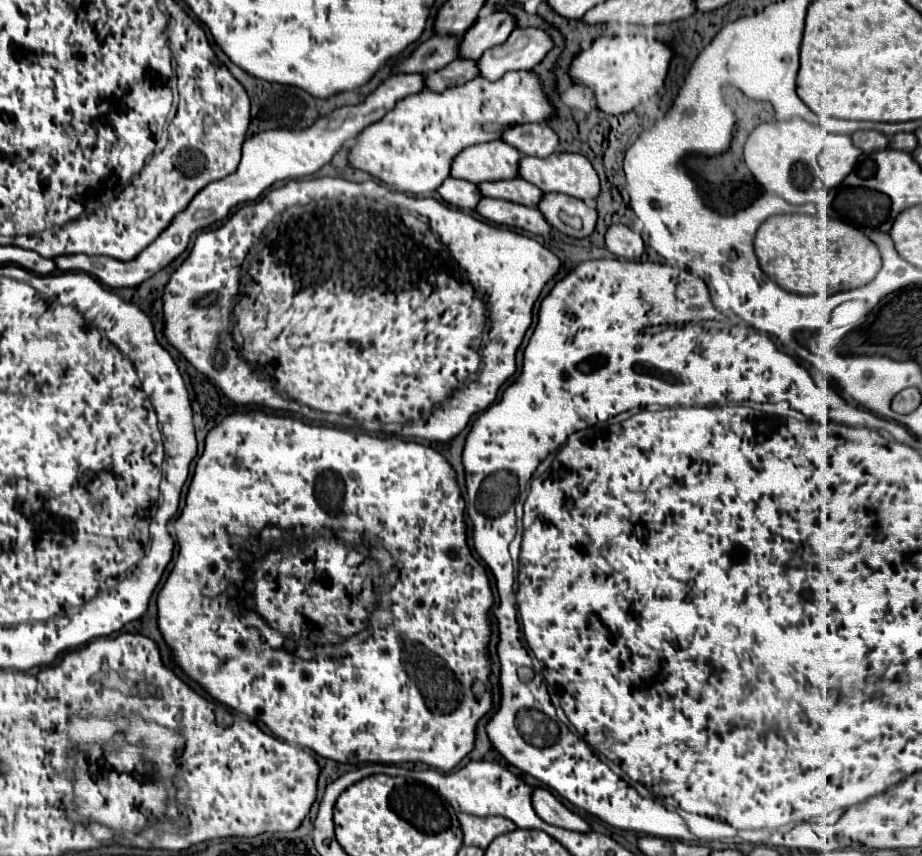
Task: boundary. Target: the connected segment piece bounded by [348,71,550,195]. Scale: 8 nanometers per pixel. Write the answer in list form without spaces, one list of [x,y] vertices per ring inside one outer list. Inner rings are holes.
[[[532,71],[506,73],[498,81],[486,81],[482,77],[474,77],[464,85],[446,89],[444,93],[432,93],[424,89],[420,93],[400,99],[386,117],[362,129],[356,145],[348,153],[348,163],[350,167],[366,171],[372,177],[380,179],[386,187],[394,191],[412,193],[412,195],[430,193],[430,191],[436,191],[438,185],[450,175],[452,159],[462,149],[476,143],[500,139],[504,129],[508,129],[510,125],[514,127],[520,123],[544,123],[546,113],[550,113],[550,103],[542,93],[540,79]]]

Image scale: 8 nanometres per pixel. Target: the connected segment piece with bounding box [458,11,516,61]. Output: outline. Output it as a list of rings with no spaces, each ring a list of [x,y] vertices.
[[[504,11],[492,13],[484,19],[478,19],[462,35],[462,39],[458,43],[458,57],[460,59],[472,59],[472,61],[480,59],[486,49],[506,41],[514,27],[516,27],[514,19]]]

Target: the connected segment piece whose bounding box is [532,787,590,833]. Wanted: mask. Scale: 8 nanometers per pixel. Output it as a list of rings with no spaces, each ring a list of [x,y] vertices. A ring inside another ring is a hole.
[[[542,787],[534,789],[532,807],[538,813],[538,817],[544,819],[550,825],[558,825],[558,827],[564,827],[564,829],[574,829],[574,831],[580,831],[580,833],[590,829],[590,825],[582,817],[578,817],[576,813],[566,809],[562,805],[562,801],[556,799],[548,789],[542,789]]]

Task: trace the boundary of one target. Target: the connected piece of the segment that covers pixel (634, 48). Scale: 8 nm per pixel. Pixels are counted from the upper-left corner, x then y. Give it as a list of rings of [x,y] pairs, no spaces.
[[[598,37],[590,49],[578,53],[570,63],[570,79],[576,85],[590,87],[594,91],[596,107],[608,115],[622,115],[632,111],[644,97],[654,95],[664,85],[672,49],[660,41],[640,39],[638,43],[630,37],[620,43],[620,37]]]

